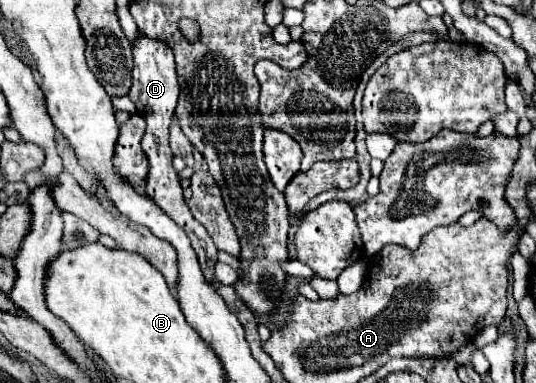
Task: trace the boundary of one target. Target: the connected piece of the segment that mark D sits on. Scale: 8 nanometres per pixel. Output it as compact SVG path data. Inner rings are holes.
M138 35L132 53L134 53L134 69L132 69L132 87L128 91L128 97L134 101L138 113L146 121L146 133L142 137L142 149L144 149L148 163L150 163L150 171L146 177L146 195L158 207L162 207L162 211L166 211L166 215L178 227L182 227L186 231L186 235L198 255L202 273L208 281L208 277L214 277L216 245L210 241L208 231L192 217L188 205L182 197L182 187L178 181L178 173L172 167L172 153L168 147L168 127L170 127L170 121L172 121L172 115L176 109L176 101L180 95L180 85L178 85L178 77L176 77L176 69L174 69L174 55L166 43L160 43L160 41L142 37L142 35Z

